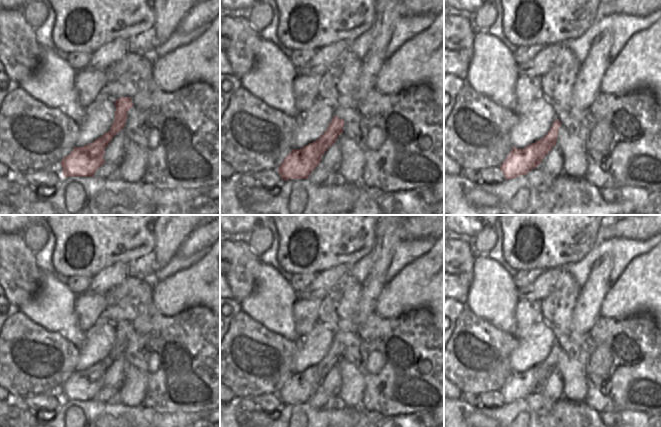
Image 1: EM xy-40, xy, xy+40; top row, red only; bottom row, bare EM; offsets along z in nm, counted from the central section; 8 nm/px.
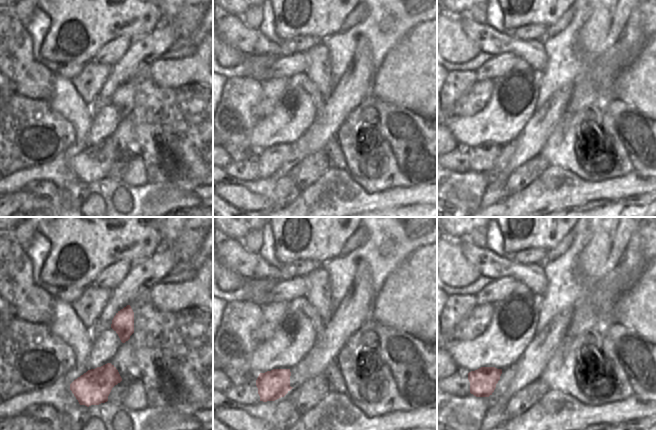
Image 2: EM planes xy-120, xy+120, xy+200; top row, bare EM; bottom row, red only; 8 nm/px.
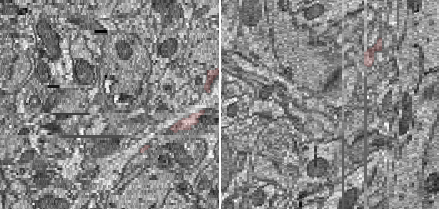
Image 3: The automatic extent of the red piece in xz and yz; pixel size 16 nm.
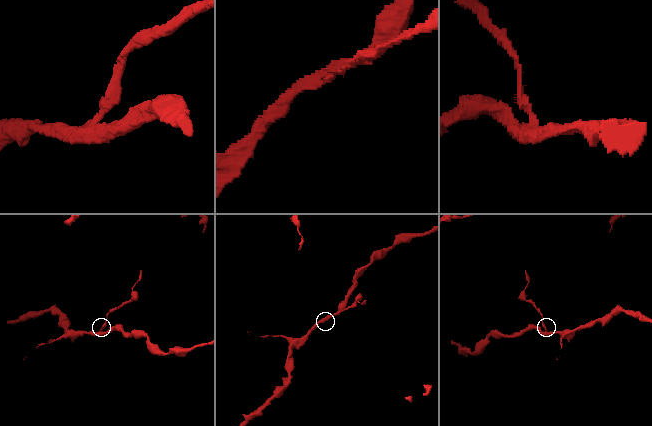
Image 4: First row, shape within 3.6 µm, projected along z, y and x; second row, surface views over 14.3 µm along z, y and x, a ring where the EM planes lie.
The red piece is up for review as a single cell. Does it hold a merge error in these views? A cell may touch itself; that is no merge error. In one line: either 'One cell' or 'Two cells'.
Two cells

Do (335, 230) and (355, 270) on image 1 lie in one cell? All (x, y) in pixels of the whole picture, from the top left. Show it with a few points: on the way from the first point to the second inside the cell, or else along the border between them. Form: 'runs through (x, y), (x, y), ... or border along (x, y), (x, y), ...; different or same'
border along (371, 250), (349, 265); different

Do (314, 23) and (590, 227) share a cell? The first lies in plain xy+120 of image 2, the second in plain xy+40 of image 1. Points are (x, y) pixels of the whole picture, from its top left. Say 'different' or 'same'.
same

